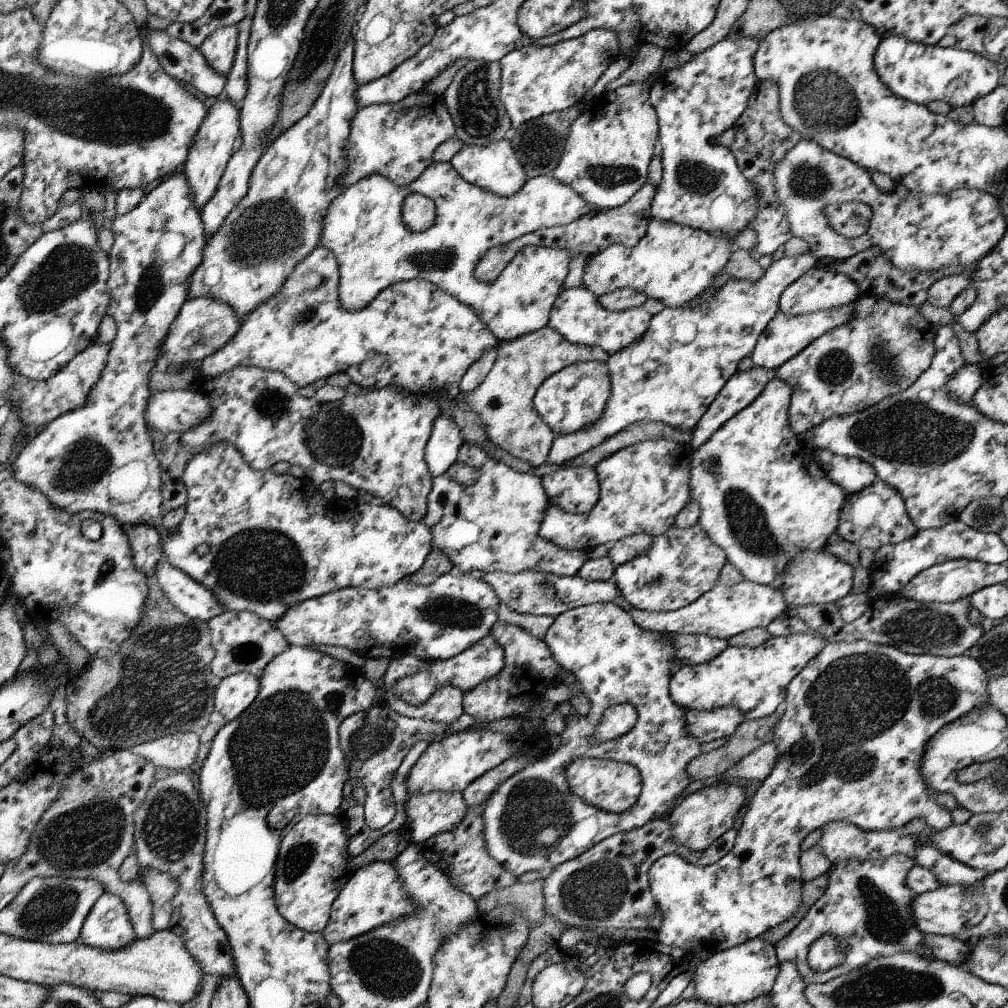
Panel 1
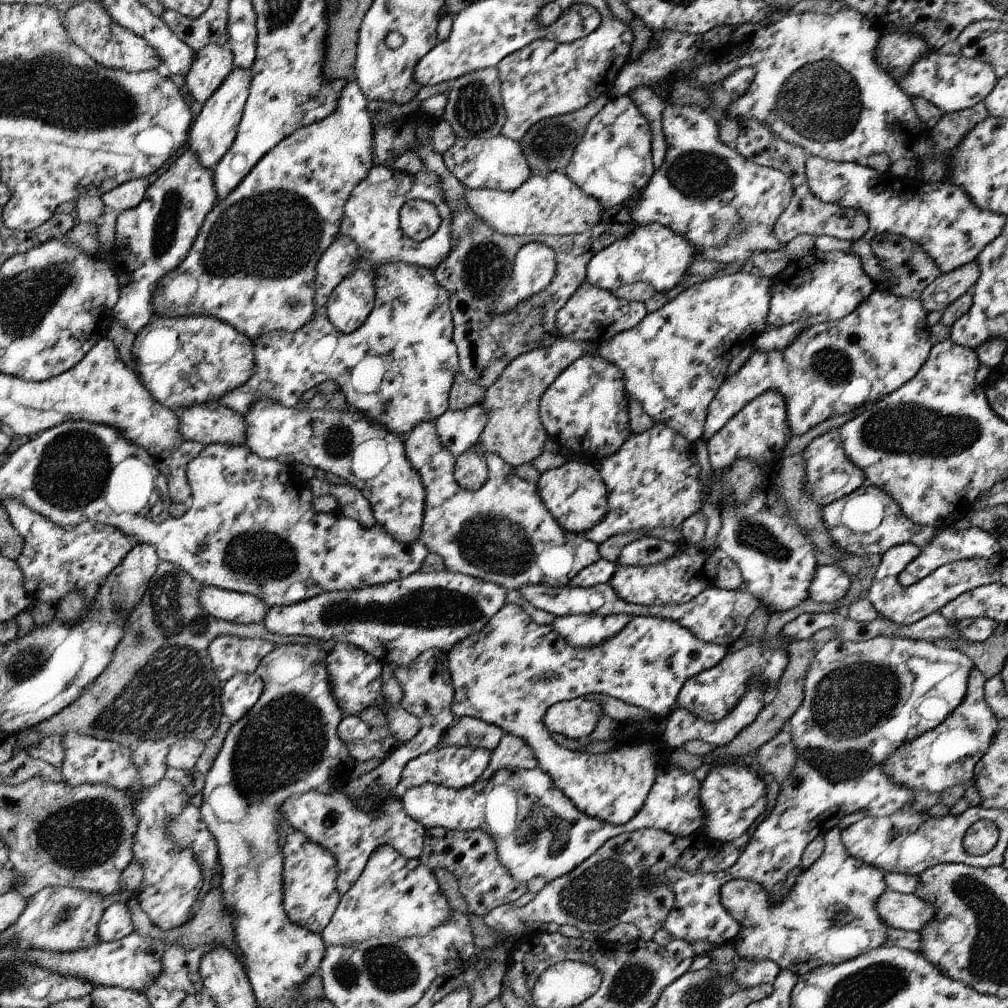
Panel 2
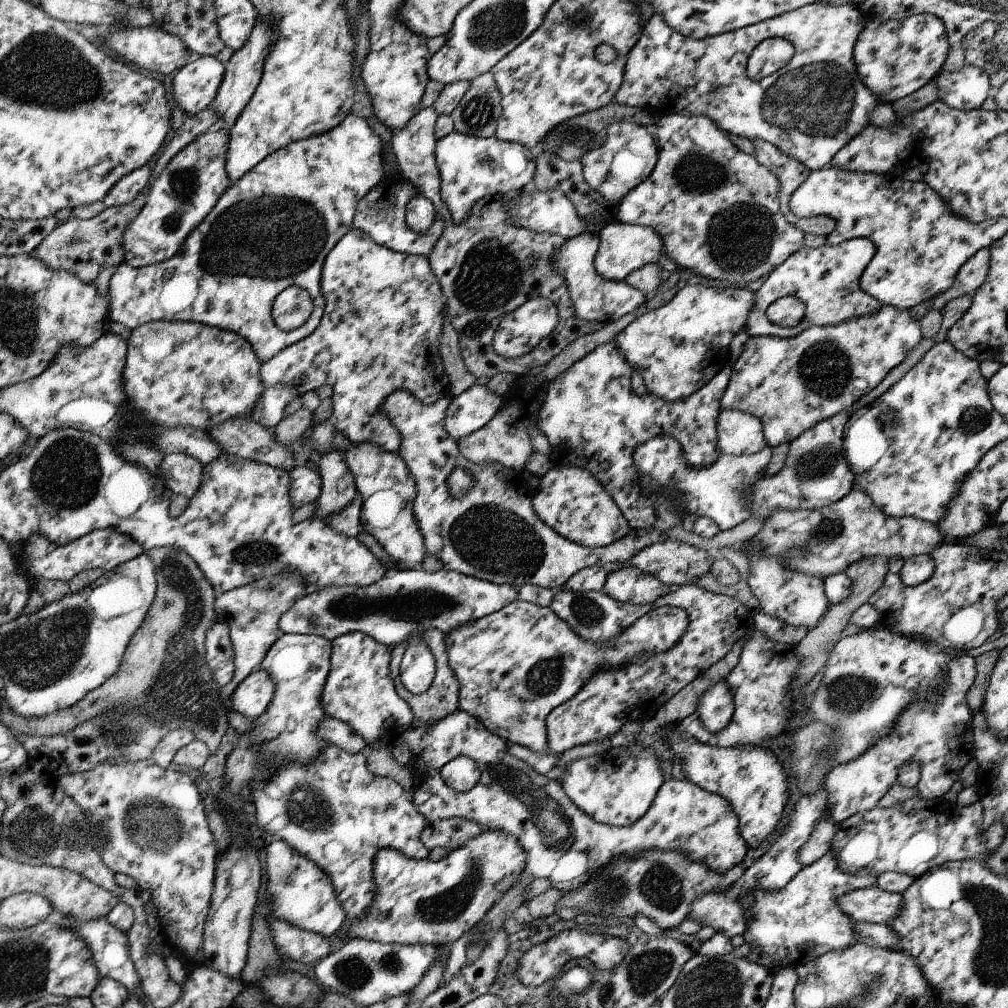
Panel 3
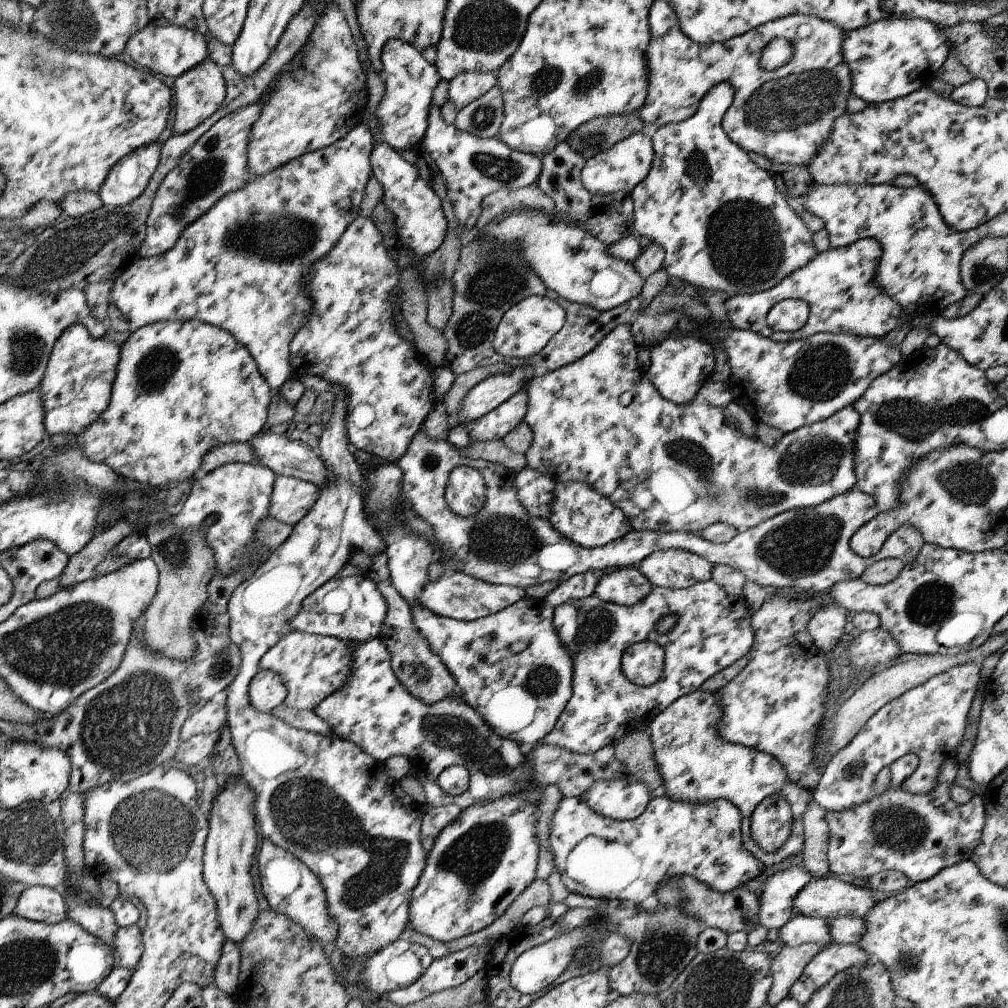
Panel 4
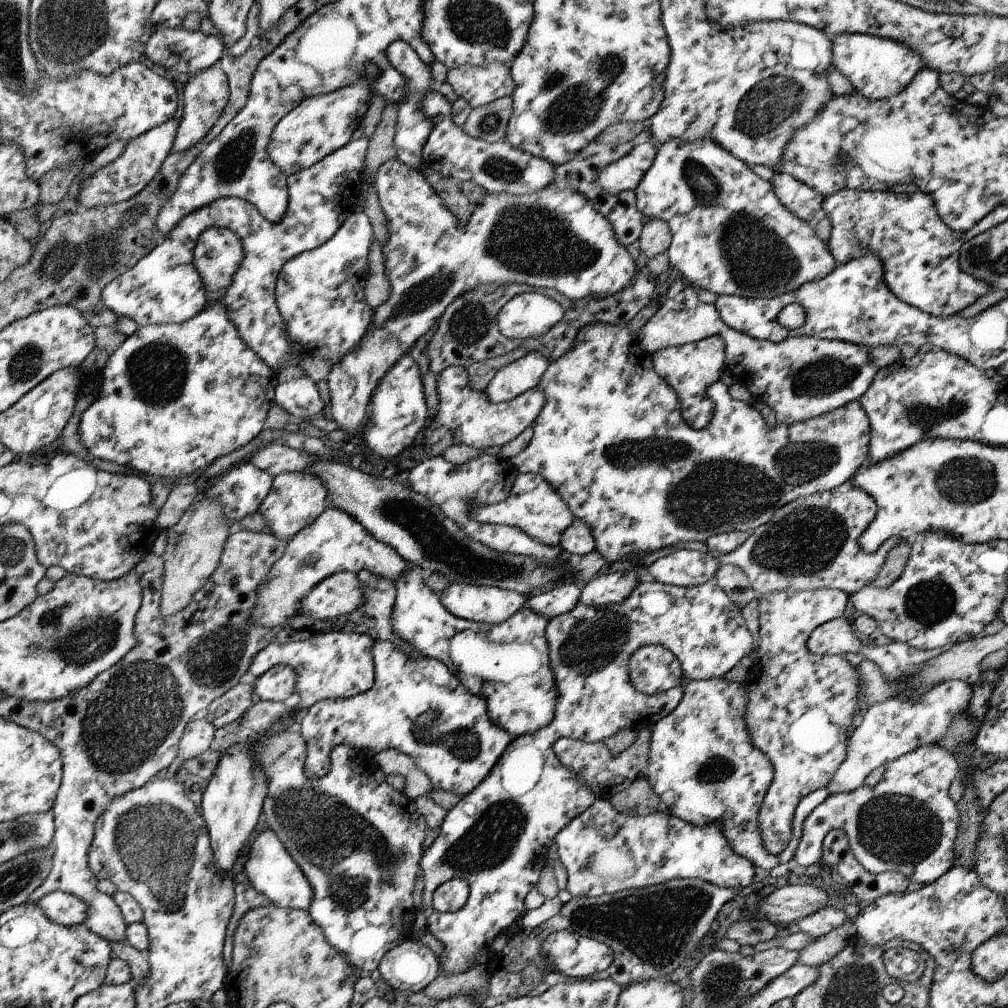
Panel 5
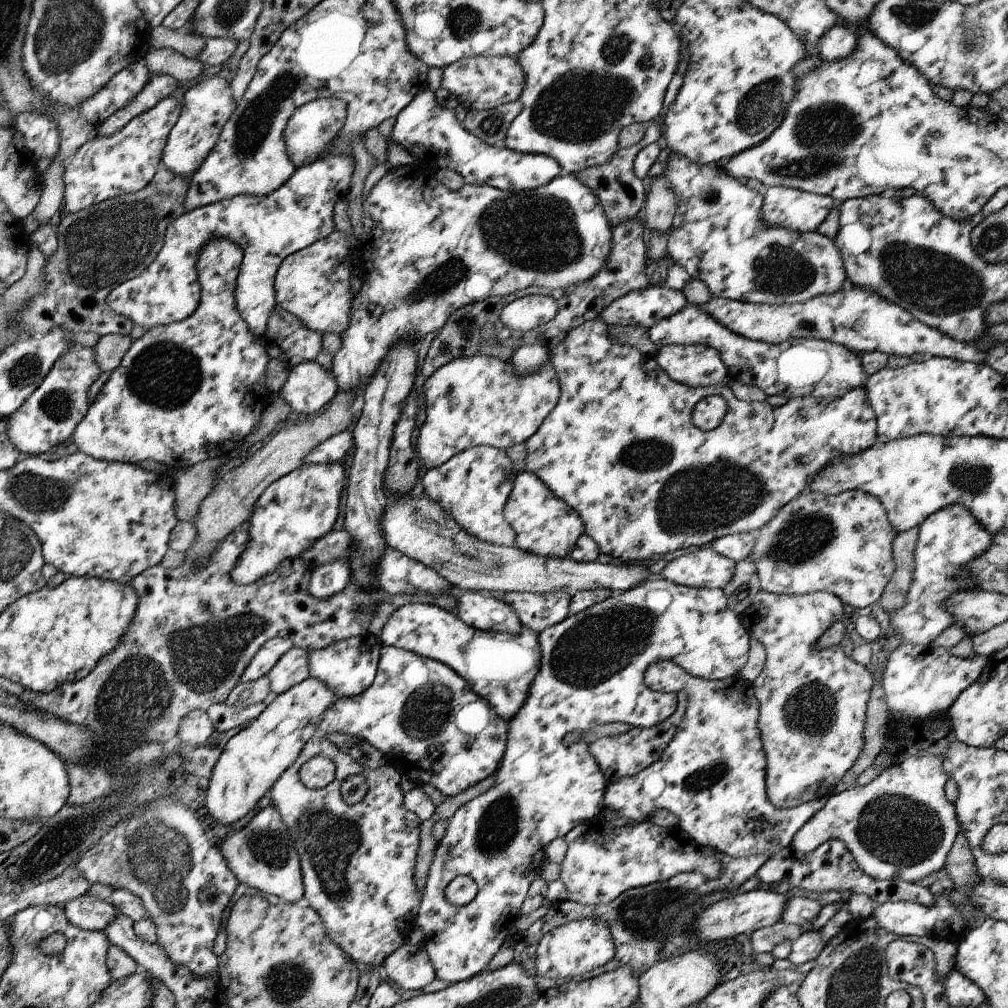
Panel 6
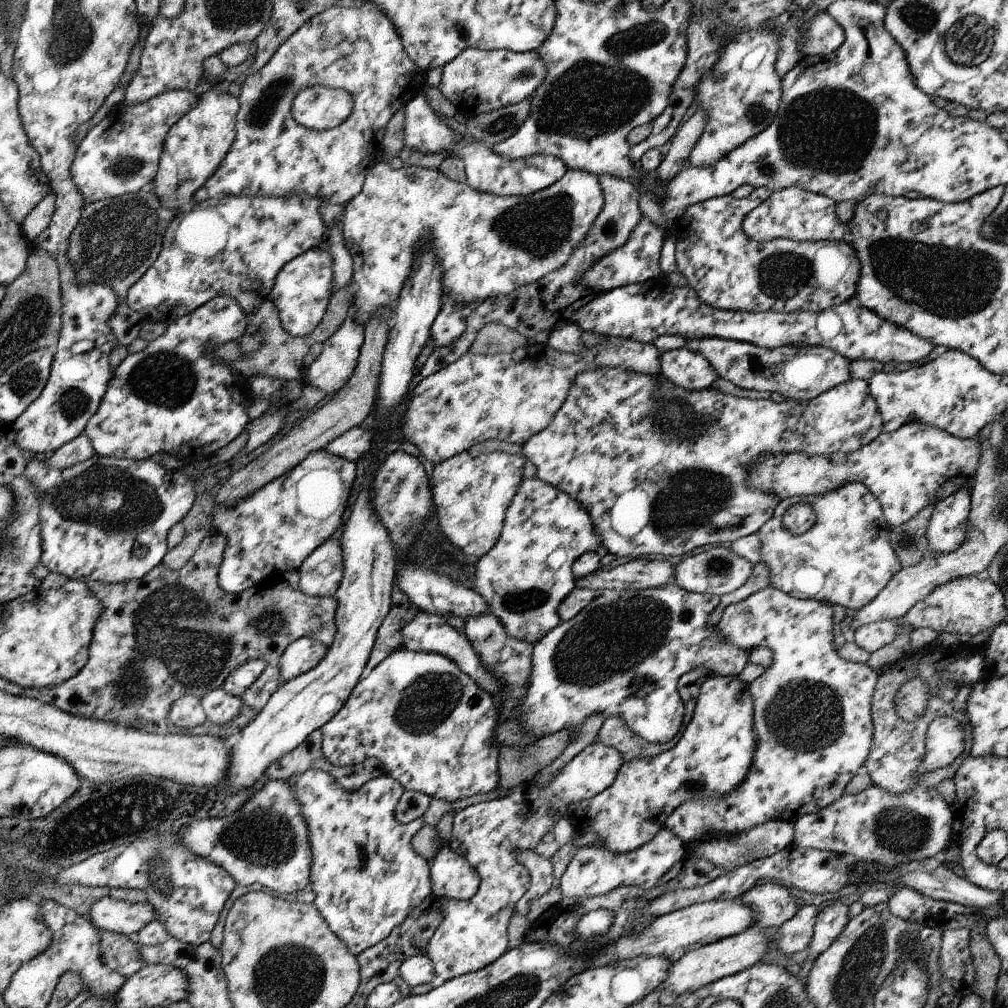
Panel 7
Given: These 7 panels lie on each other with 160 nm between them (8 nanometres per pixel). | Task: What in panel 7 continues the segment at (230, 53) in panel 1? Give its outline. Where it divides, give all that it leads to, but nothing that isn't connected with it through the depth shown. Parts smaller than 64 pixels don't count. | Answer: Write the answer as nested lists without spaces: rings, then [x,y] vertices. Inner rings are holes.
[[[210,89],[199,96],[199,100],[188,114],[178,119],[166,135],[159,158],[159,170],[153,186],[155,195],[165,209],[178,209],[196,196],[196,192],[215,174],[223,164],[236,140],[236,122],[240,106],[238,99],[230,93]]]

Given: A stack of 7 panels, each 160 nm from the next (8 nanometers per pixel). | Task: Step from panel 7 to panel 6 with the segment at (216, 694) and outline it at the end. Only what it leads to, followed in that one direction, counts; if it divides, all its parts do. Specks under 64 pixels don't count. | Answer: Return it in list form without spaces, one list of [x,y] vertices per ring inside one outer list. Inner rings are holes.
[[[271,694],[263,703],[257,705],[228,706],[226,702],[214,703],[207,708],[206,712],[216,731],[228,732],[238,726],[246,727],[246,724],[250,724],[273,700],[274,696]]]

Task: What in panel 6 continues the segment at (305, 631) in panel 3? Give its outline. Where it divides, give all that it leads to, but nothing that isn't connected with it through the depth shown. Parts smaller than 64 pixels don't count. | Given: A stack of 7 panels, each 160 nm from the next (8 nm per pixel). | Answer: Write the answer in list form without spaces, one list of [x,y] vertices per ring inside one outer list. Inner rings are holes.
[[[336,559],[311,570],[310,593],[320,600],[330,599],[352,582],[351,565]],[[489,591],[463,592],[462,596],[458,598],[457,609],[460,620],[479,631],[505,632],[511,635],[519,635],[524,627],[511,605],[492,596]]]

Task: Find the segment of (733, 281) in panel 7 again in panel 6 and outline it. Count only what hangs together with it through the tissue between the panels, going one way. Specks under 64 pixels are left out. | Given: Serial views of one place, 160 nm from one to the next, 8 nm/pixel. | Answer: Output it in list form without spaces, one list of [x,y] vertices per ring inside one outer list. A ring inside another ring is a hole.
[[[678,154],[668,158],[668,167],[664,171],[662,175],[677,196],[677,209],[670,228],[666,254],[685,268],[692,279],[702,280],[712,297],[759,305],[791,305],[820,295],[834,295],[847,285],[843,256],[834,239],[818,231],[802,235],[786,229],[766,227],[761,222],[763,191],[748,189],[744,181],[729,177],[714,164],[694,164]]]

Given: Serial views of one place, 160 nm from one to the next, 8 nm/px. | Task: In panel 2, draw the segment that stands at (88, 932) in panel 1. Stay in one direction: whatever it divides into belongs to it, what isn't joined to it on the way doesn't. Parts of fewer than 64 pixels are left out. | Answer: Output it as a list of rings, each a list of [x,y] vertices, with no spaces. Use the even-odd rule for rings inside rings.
[[[109,902],[100,922],[100,940],[117,941],[134,932],[132,916],[126,903]]]

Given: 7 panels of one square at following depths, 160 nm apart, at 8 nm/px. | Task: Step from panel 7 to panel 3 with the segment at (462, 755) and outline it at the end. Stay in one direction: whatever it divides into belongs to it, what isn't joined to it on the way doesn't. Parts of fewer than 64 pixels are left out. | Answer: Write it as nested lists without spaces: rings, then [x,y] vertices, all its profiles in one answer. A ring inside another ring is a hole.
[[[355,632],[339,636],[334,640],[332,650],[332,672],[328,676],[322,696],[322,707],[325,714],[348,724],[356,734],[363,738],[367,749],[384,747],[392,751],[401,742],[406,742],[406,746],[414,754],[414,762],[417,763],[412,767],[416,808],[432,822],[460,817],[477,822],[484,829],[502,829],[505,833],[518,837],[520,844],[527,852],[527,866],[524,875],[530,874],[534,878],[550,878],[554,868],[558,868],[560,858],[570,852],[584,852],[588,856],[586,874],[592,874],[600,870],[602,866],[610,865],[617,857],[626,856],[632,859],[641,851],[651,849],[680,851],[685,853],[690,862],[705,864],[717,873],[727,873],[734,867],[738,867],[746,858],[749,848],[740,832],[739,816],[731,802],[723,796],[705,791],[688,779],[678,781],[670,779],[664,781],[663,786],[659,788],[647,814],[634,824],[615,827],[596,822],[564,792],[560,780],[555,780],[552,775],[536,772],[529,764],[516,758],[509,751],[507,741],[503,737],[496,736],[483,721],[469,712],[458,709],[431,725],[421,721],[413,712],[411,705],[400,698],[395,691],[393,678],[389,673],[391,651],[388,646],[364,633]],[[462,755],[475,761],[482,772],[479,783],[471,791],[465,793],[452,790],[439,774],[439,770],[449,757],[454,759]]]

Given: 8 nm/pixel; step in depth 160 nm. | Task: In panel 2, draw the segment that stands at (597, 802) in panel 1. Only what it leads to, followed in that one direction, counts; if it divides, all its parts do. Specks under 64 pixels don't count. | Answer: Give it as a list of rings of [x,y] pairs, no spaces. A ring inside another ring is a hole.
[[[506,602],[486,626],[456,643],[445,657],[449,659],[449,673],[455,692],[451,711],[456,719],[476,717],[488,724],[499,726],[504,735],[512,735],[526,741],[539,766],[571,797],[572,804],[580,812],[613,825],[623,825],[639,814],[656,784],[655,746],[644,743],[600,754],[571,751],[554,741],[546,727],[547,711],[556,703],[598,692],[614,696],[628,704],[642,706],[655,715],[667,718],[688,681],[704,671],[710,671],[727,653],[727,647],[705,643],[678,621],[652,615],[631,617],[627,626],[615,634],[615,637],[596,646],[577,647],[563,639],[551,624],[540,624],[520,605]]]

